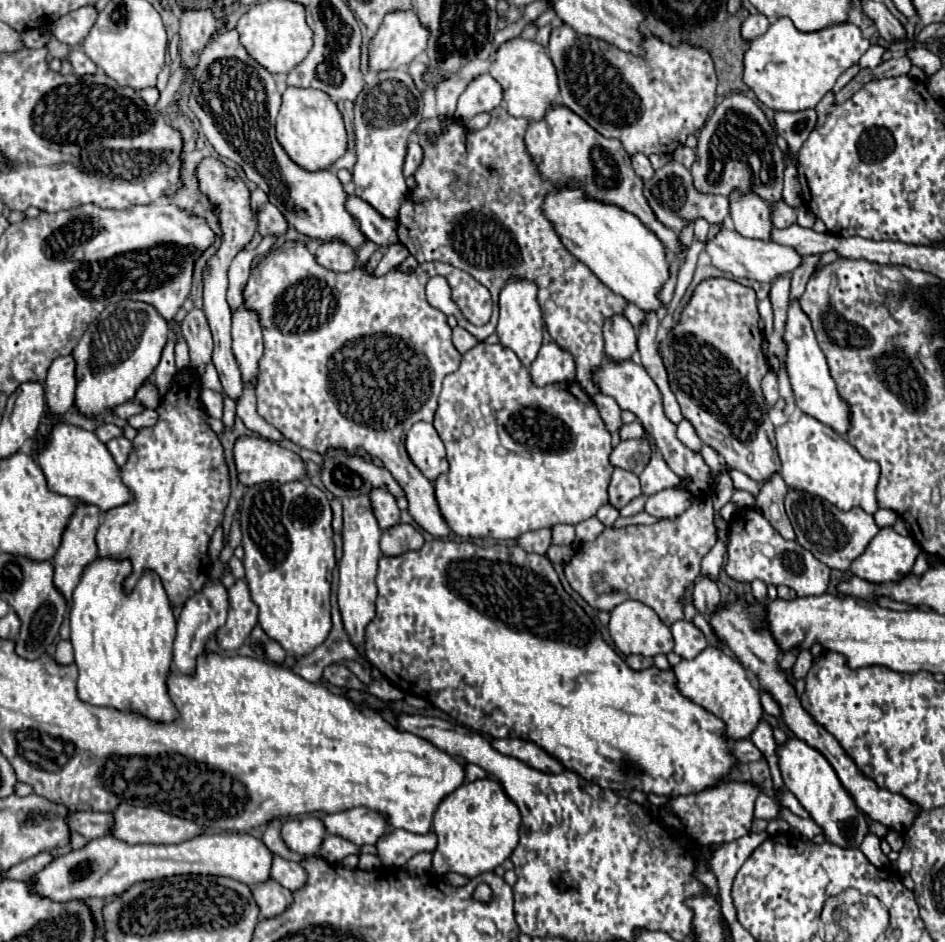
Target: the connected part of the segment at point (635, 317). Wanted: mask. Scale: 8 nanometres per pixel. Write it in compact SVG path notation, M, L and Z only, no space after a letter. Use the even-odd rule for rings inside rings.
M628 304L628 308L626 308L626 318L628 318L630 324L634 326L634 330L640 332L640 328L642 328L642 324L644 324L644 312L642 312L638 306Z

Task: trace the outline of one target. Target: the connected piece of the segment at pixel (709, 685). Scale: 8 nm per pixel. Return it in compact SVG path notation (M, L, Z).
M708 646L696 658L680 660L672 670L676 676L676 686L682 696L686 696L694 704L706 708L716 718L720 714L720 720L726 724L726 738L728 740L750 738L750 734L754 732L754 728L762 720L764 710L760 706L758 690L752 686L752 682L748 680L746 668L736 658L732 658L730 654L726 654L720 648Z

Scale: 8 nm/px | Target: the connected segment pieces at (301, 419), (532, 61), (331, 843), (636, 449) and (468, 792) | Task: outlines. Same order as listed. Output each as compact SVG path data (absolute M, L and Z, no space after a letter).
M284 242L258 262L242 292L246 308L258 314L264 330L264 356L259 362L256 384L258 414L278 428L286 440L302 448L324 454L328 446L342 446L348 454L366 452L380 458L406 492L410 516L436 538L446 538L452 530L442 514L438 514L434 486L412 464L402 440L416 418L432 422L442 380L460 364L460 354L452 346L452 330L444 312L432 308L424 296L428 278L436 274L452 276L454 272L456 268L450 264L426 262L414 274L390 270L374 278L364 274L362 268L336 274L316 264L302 242Z
M516 38L502 44L488 72L502 86L506 108L516 118L528 118L538 122L554 106L554 100L558 100L560 88L558 88L556 68L548 56L548 50L538 42Z
M328 834L328 836L324 838L322 846L320 846L320 856L322 856L324 860L332 862L332 864L338 864L338 862L344 860L346 856L358 854L358 852L360 852L360 848L358 848L356 844L344 840L344 838L340 838L340 836L332 836L332 834Z
M626 440L612 448L610 464L640 474L650 460L650 446L644 440Z
M486 778L486 780L478 780L478 782L466 782L460 788L456 788L452 794L448 794L440 802L440 806L434 814L434 834L438 836L438 846L434 850L432 868L438 874L456 872L466 878L476 878L484 872L492 872L506 858L510 858L510 854L518 846L518 830L520 830L520 810L504 794L502 786L496 780Z

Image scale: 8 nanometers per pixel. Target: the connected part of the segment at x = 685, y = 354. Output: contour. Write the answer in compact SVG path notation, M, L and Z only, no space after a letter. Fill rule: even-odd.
M710 278L700 282L692 300L682 310L680 322L662 340L660 354L668 370L670 388L682 408L682 416L692 422L700 440L720 452L730 468L748 474L758 484L766 484L780 472L780 458L776 452L774 424L768 418L768 404L764 400L760 380L768 372L768 360L760 352L758 302L752 288L724 278Z

